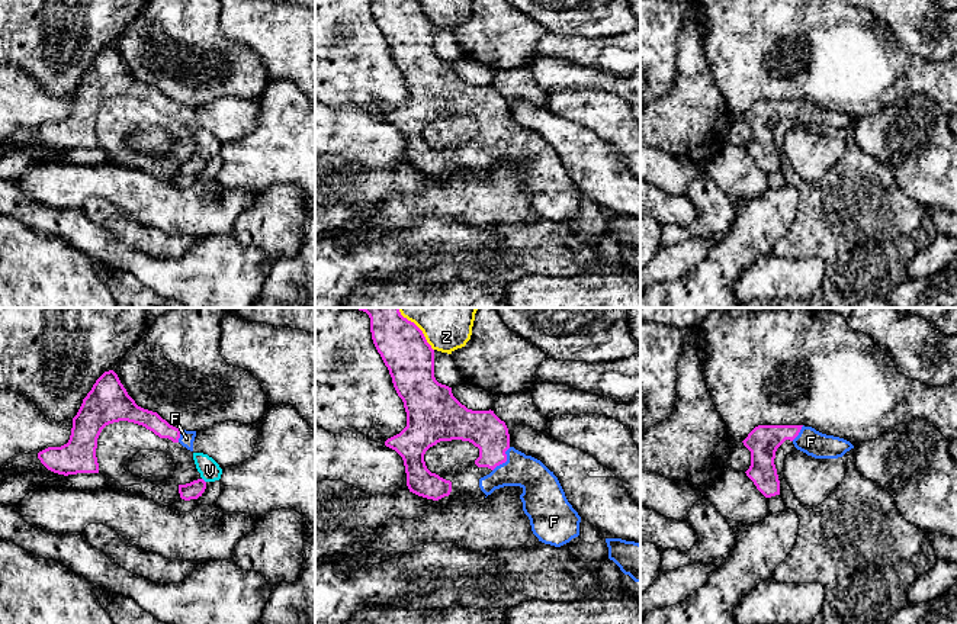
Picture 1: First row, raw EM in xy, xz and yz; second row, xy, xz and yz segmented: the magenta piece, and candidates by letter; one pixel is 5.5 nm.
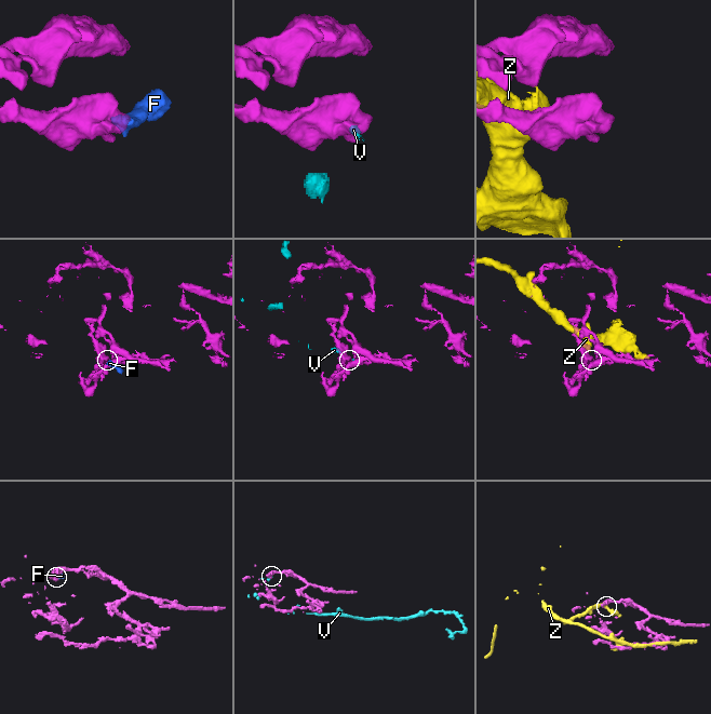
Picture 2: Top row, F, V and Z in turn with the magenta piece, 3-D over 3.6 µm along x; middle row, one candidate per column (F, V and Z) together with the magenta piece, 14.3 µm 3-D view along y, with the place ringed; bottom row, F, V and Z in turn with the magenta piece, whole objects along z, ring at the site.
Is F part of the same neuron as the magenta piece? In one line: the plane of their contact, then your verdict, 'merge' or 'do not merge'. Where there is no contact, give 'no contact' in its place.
meets magenta in xz; merge

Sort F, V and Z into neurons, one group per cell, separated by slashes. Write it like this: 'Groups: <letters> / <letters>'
Groups: F / V / Z

